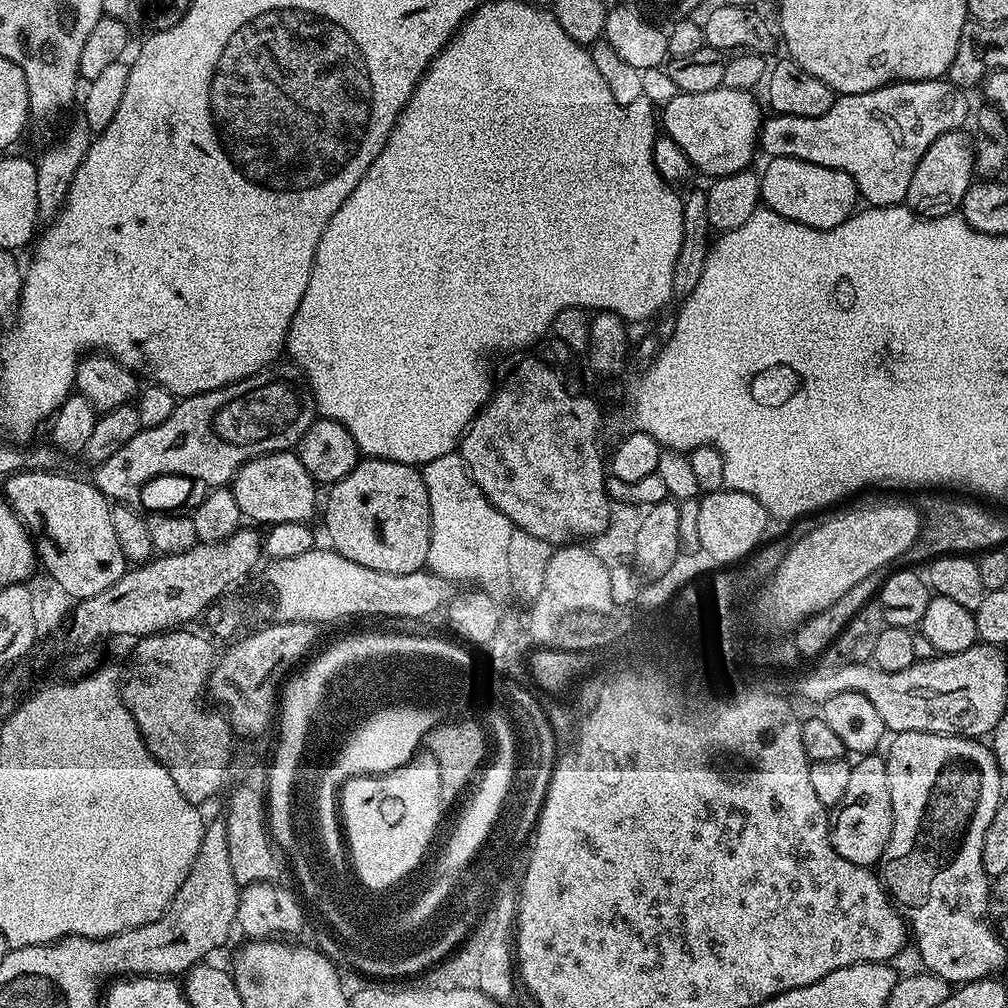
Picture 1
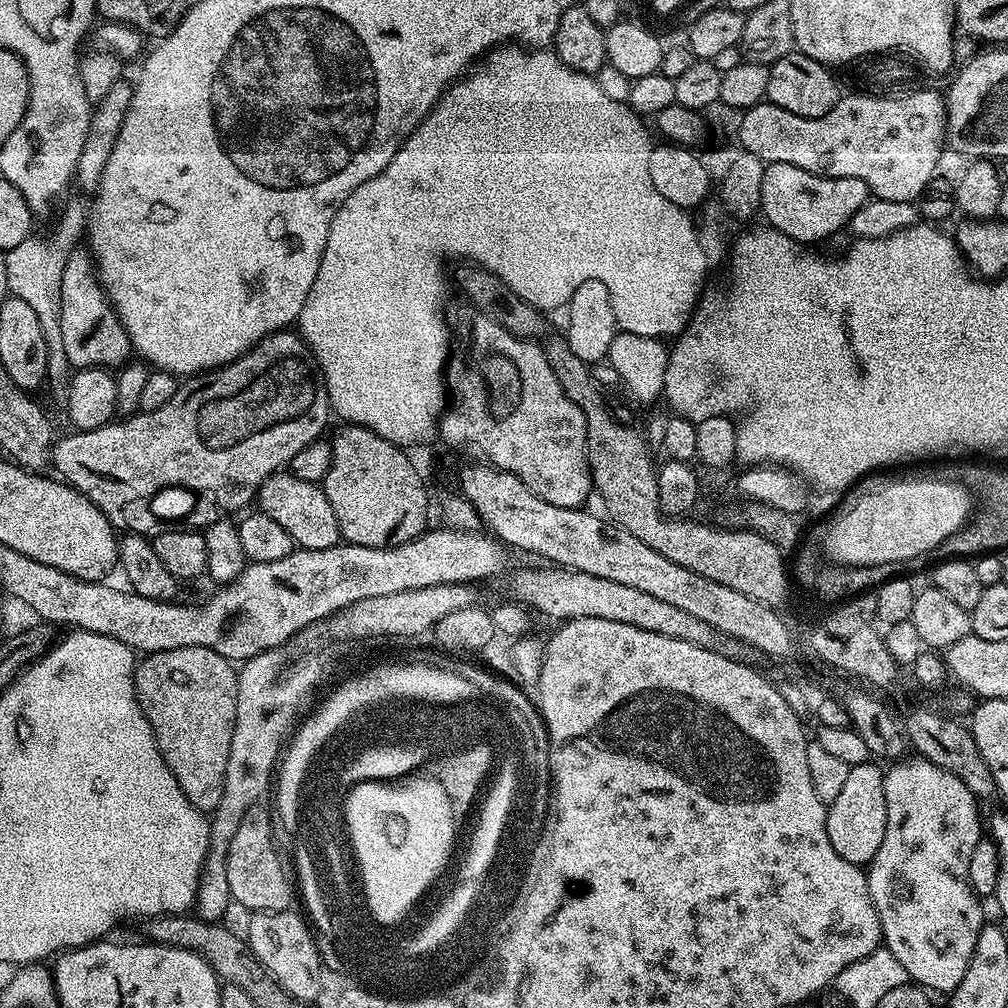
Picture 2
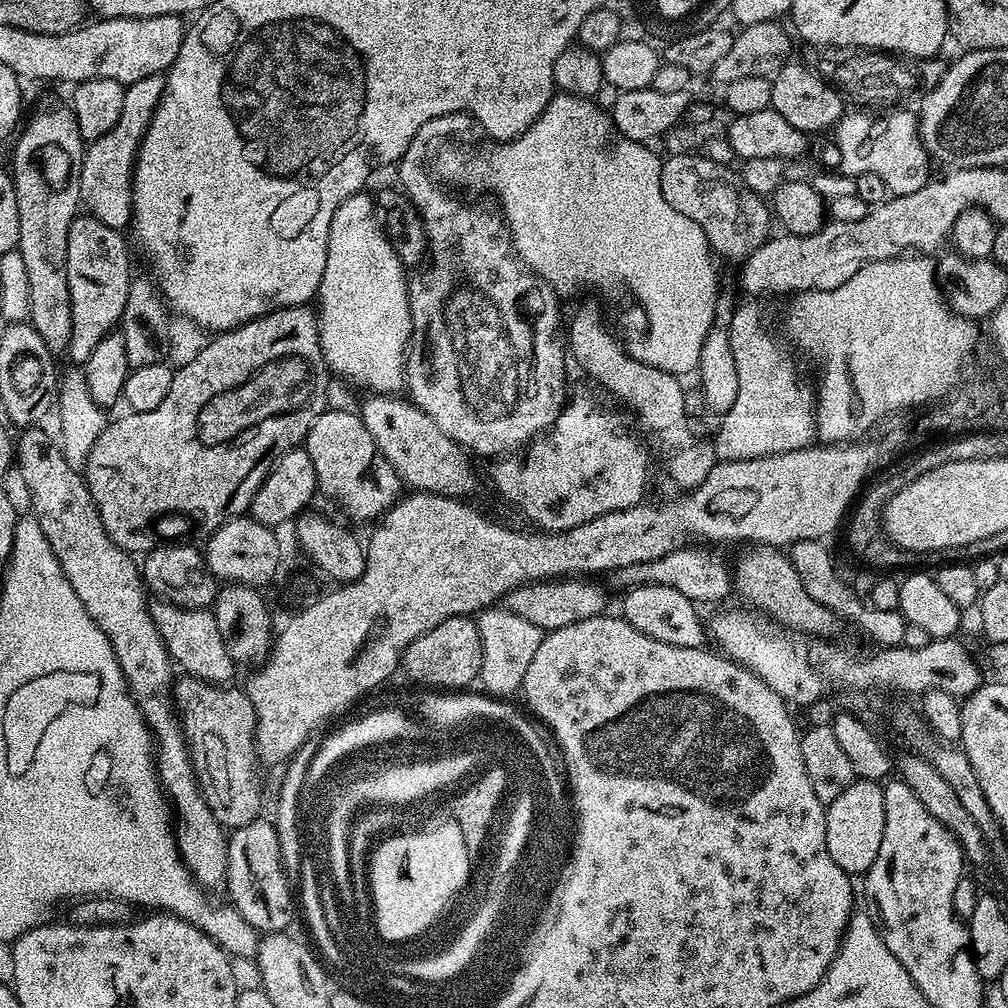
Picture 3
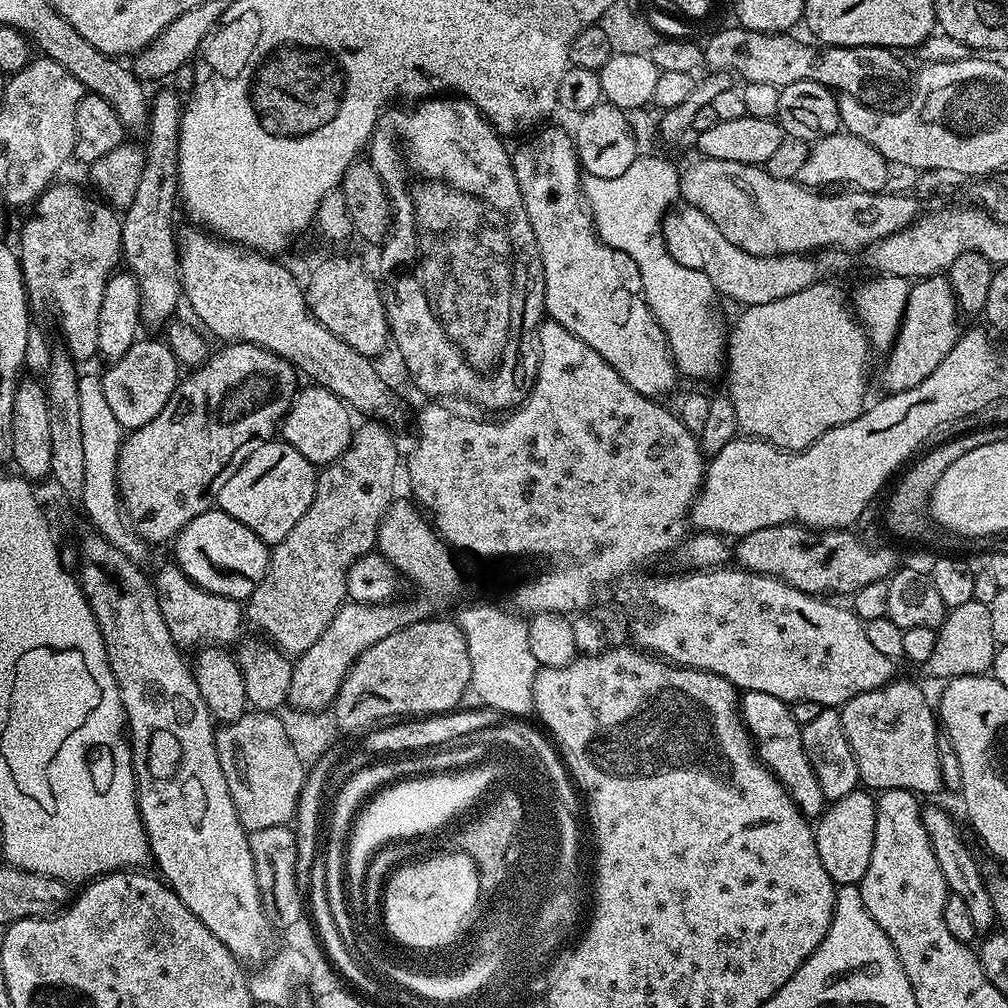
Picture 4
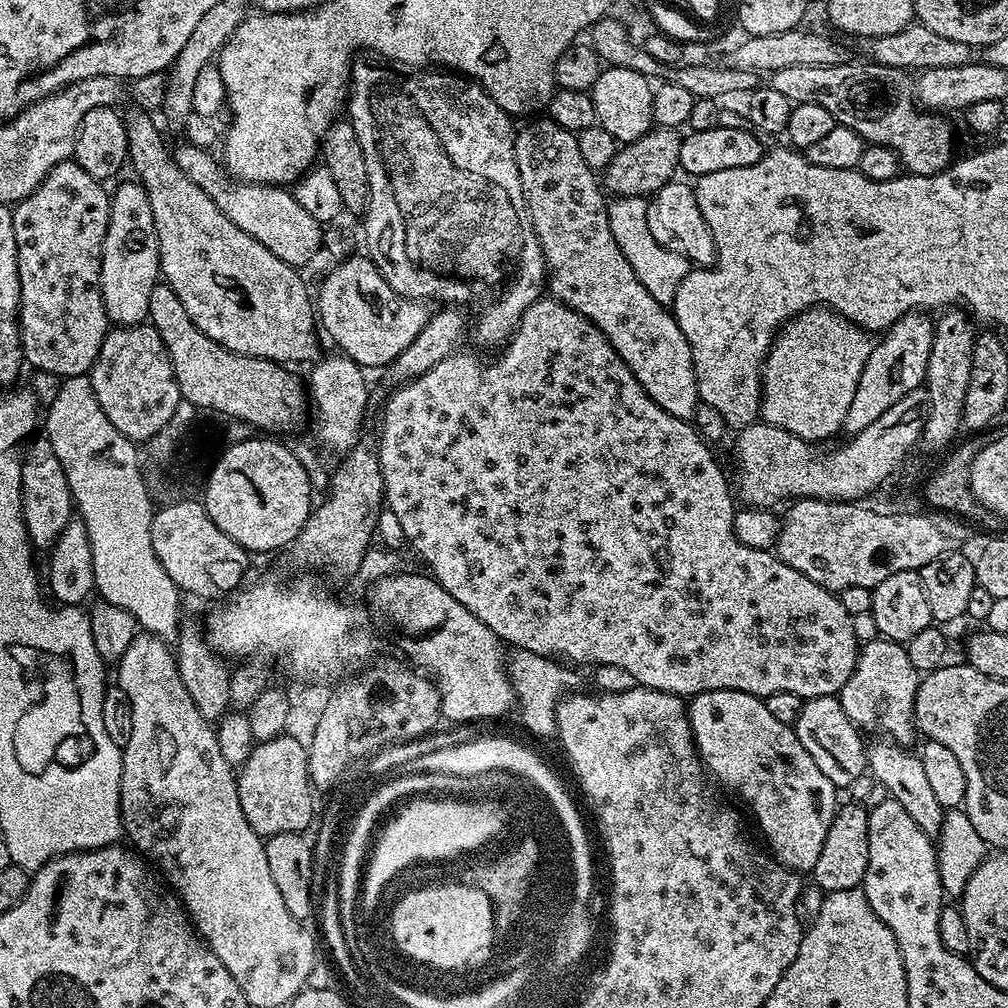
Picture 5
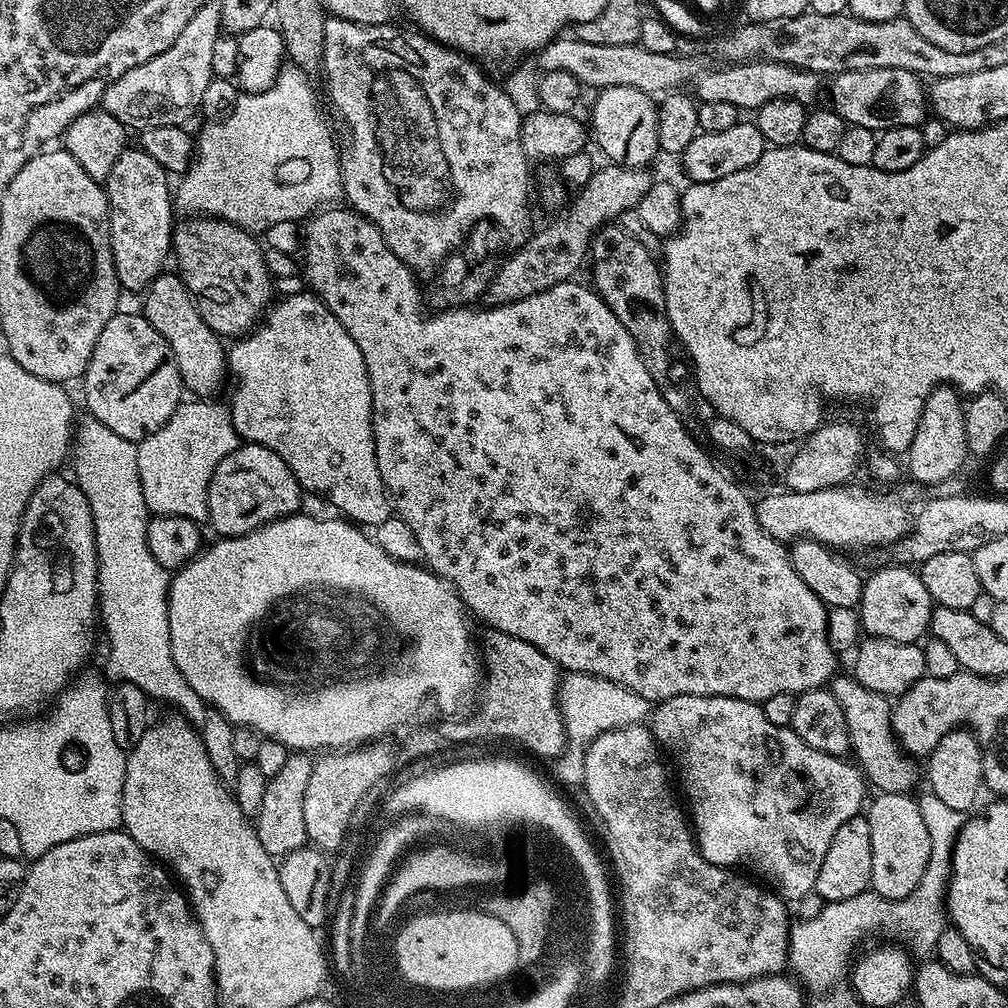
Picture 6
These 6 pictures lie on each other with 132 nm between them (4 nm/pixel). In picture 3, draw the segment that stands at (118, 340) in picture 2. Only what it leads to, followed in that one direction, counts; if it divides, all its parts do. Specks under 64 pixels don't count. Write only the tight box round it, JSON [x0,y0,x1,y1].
[66,214,132,366]

